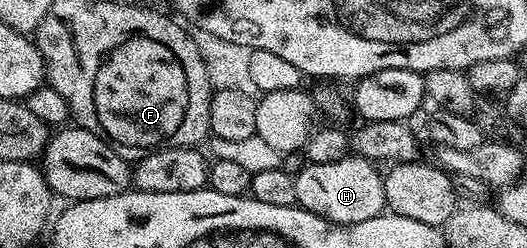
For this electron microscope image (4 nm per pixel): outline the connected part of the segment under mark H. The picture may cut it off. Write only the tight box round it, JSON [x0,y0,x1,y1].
[293,156,386,226]

